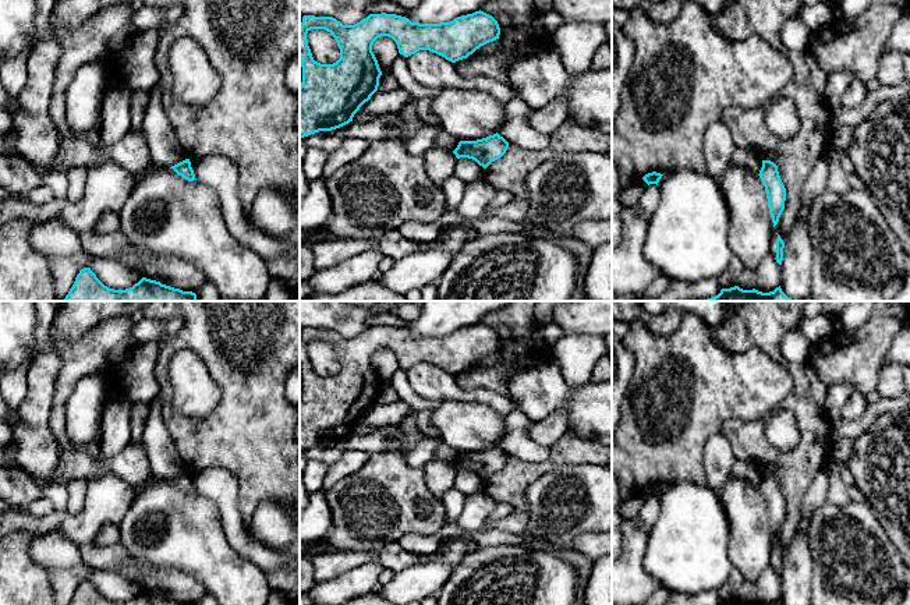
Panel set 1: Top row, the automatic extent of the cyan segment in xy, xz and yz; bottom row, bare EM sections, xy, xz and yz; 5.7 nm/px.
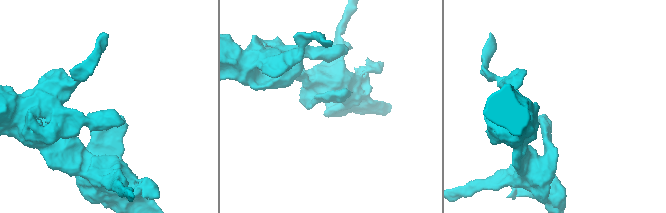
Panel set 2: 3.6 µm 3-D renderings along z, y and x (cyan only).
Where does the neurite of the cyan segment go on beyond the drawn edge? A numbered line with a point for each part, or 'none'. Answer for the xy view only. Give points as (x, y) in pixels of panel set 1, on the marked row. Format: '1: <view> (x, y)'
none

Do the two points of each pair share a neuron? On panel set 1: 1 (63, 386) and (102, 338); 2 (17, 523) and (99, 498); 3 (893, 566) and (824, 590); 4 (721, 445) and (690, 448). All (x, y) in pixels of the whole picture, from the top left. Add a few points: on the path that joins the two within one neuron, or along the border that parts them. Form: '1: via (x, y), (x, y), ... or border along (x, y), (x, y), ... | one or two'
1: via (70, 374), (92, 350) | one
2: via (38, 523), (78, 523), (82, 519) | one
3: via (877, 573), (864, 576), (850, 590), (841, 590) | one
4: border along (719, 430), (708, 439), (704, 448), (704, 480) | two

